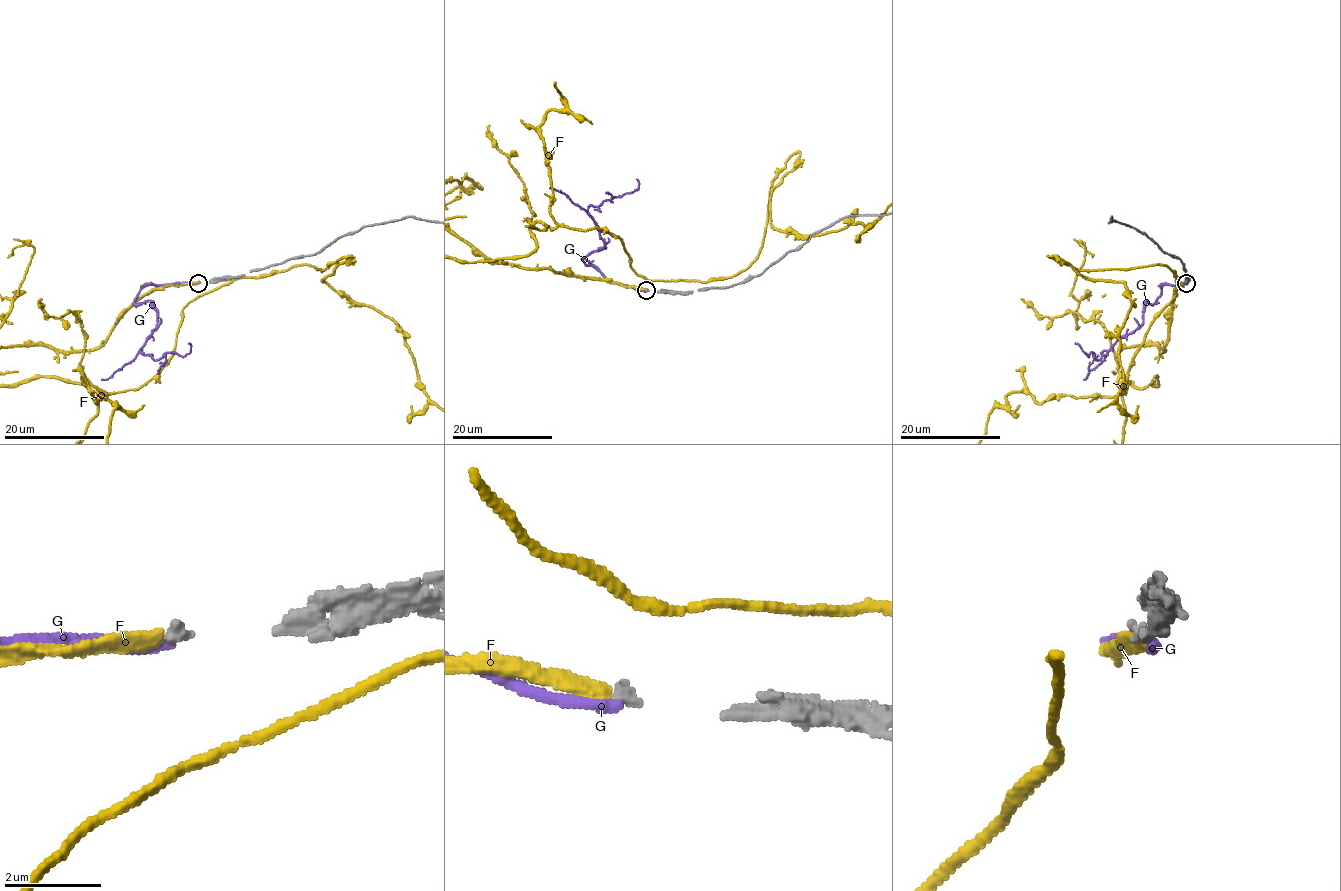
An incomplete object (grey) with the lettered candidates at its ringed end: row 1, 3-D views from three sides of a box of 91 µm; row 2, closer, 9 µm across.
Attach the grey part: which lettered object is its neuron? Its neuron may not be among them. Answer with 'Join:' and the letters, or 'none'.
Join: F

